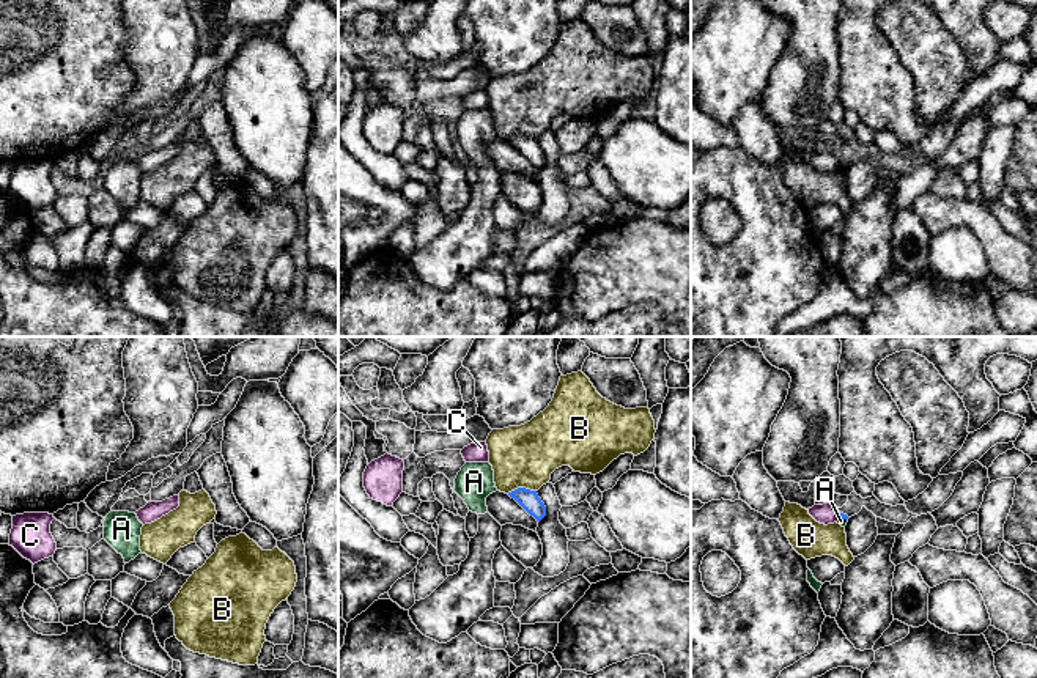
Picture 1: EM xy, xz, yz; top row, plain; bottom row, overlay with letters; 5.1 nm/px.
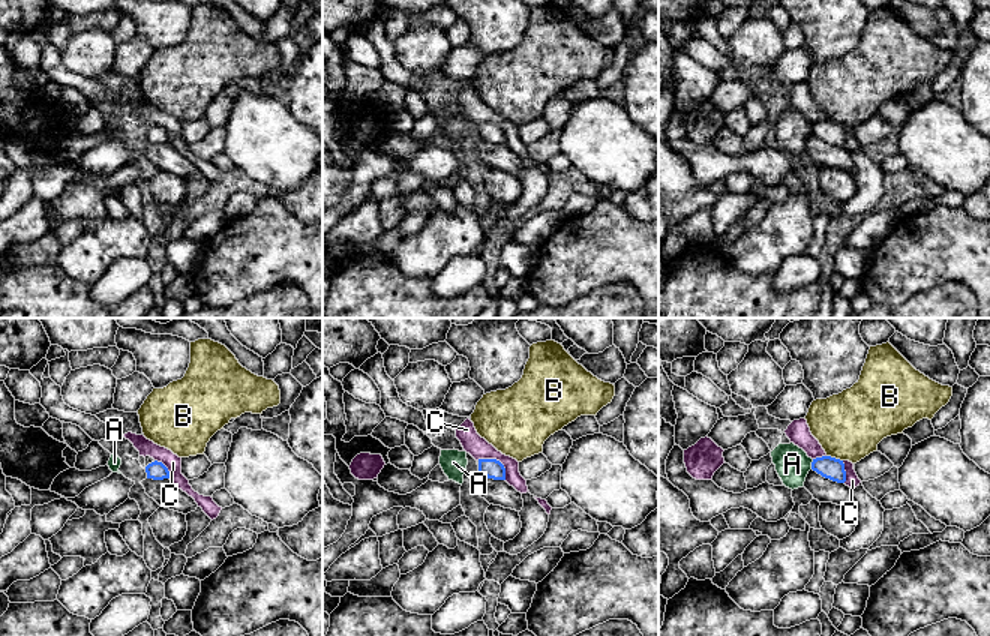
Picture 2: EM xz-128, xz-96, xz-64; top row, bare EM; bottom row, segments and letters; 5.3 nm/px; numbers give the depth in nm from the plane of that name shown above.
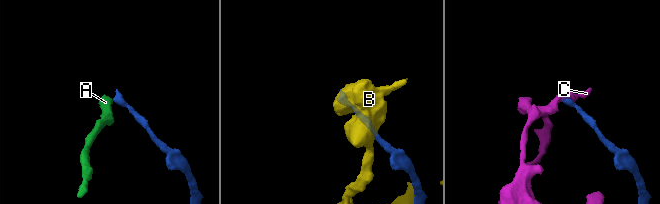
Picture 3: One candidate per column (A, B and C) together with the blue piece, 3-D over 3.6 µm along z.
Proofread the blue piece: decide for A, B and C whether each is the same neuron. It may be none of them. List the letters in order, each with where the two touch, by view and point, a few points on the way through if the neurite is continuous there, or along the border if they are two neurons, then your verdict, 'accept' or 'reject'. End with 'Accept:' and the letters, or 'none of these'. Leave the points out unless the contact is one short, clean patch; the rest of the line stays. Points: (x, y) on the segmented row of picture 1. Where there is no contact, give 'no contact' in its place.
A: meets blue in yz at (844, 518); border along yz (839, 516), (847, 519); reject
B: meets blue in xz at (521, 488); reject
C: meets blue in yz at (841, 515); border along yz (841, 513), (837, 516); reject
Accept: none of these

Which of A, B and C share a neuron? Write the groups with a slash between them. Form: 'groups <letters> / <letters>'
groups A / B / C

